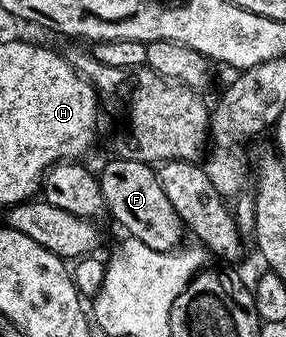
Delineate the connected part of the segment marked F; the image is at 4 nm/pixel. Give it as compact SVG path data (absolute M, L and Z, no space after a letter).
M118 156L112 158L97 176L106 211L128 237L140 240L157 251L176 249L185 236L185 226L163 192L156 169L150 163Z

